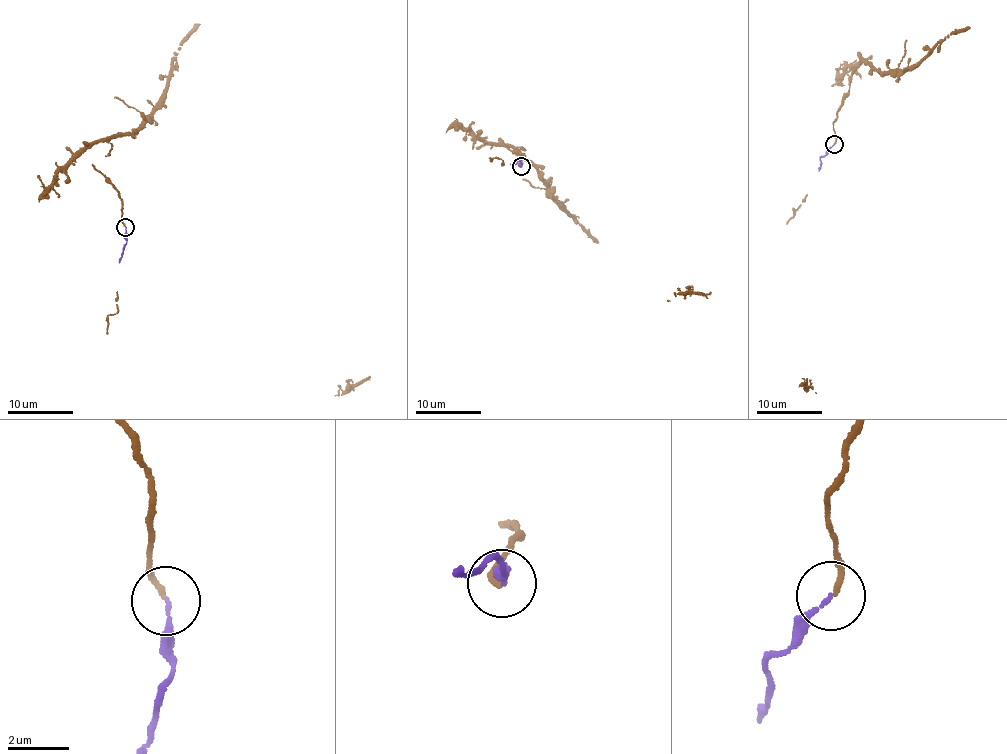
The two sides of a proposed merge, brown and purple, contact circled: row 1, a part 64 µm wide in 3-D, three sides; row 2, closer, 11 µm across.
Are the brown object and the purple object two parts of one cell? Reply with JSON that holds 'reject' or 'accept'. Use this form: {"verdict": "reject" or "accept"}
{"verdict": "accept"}

